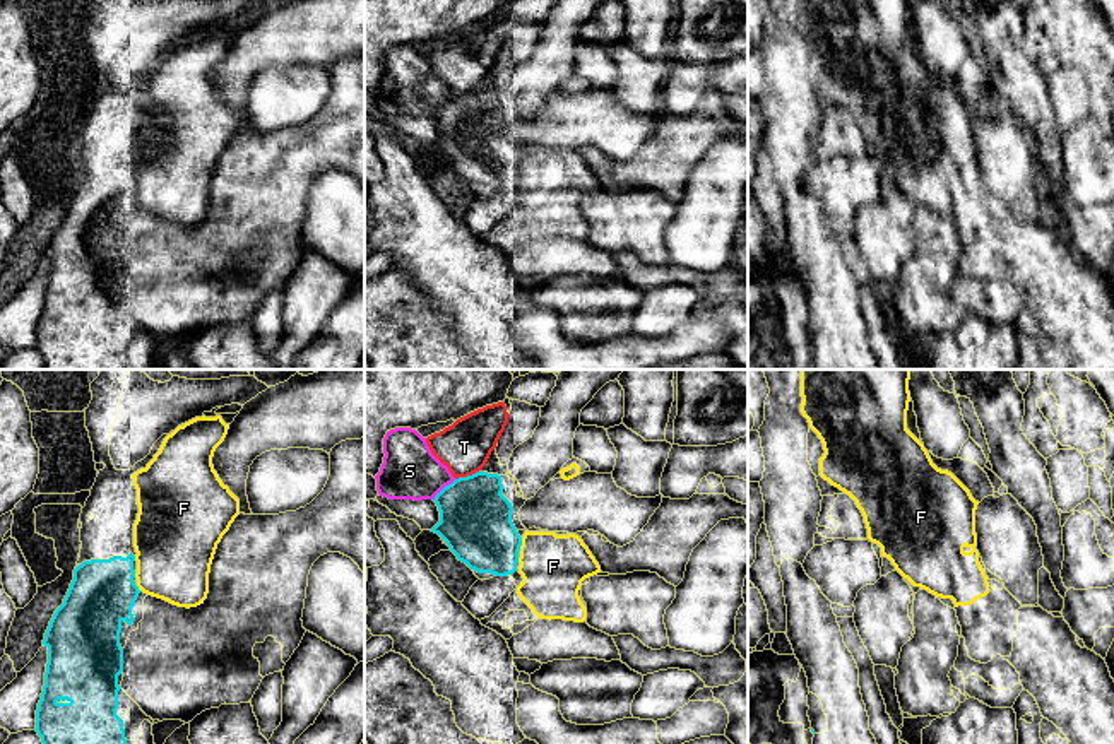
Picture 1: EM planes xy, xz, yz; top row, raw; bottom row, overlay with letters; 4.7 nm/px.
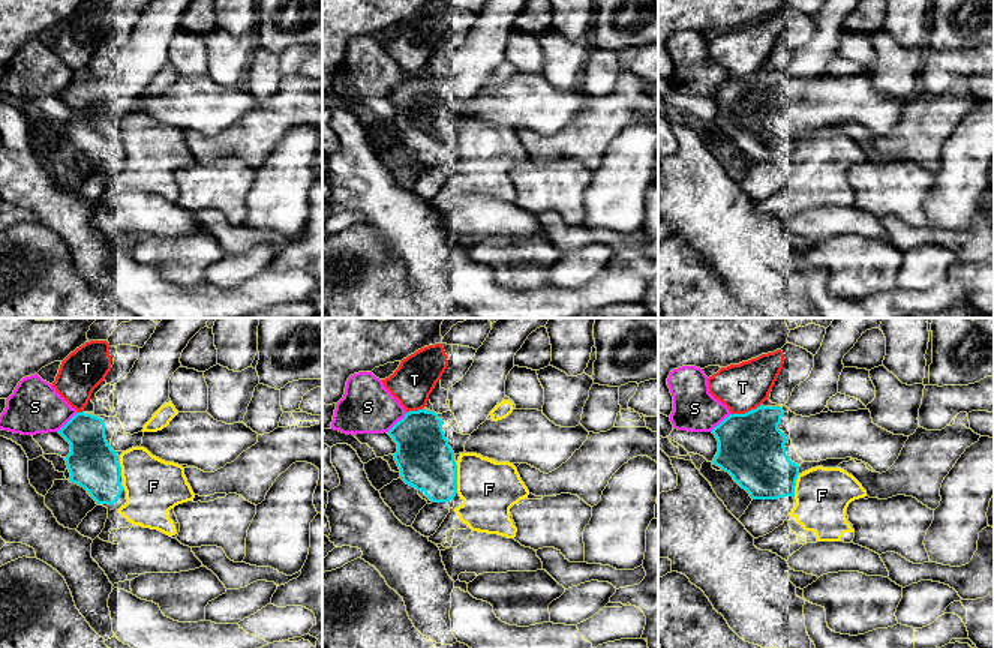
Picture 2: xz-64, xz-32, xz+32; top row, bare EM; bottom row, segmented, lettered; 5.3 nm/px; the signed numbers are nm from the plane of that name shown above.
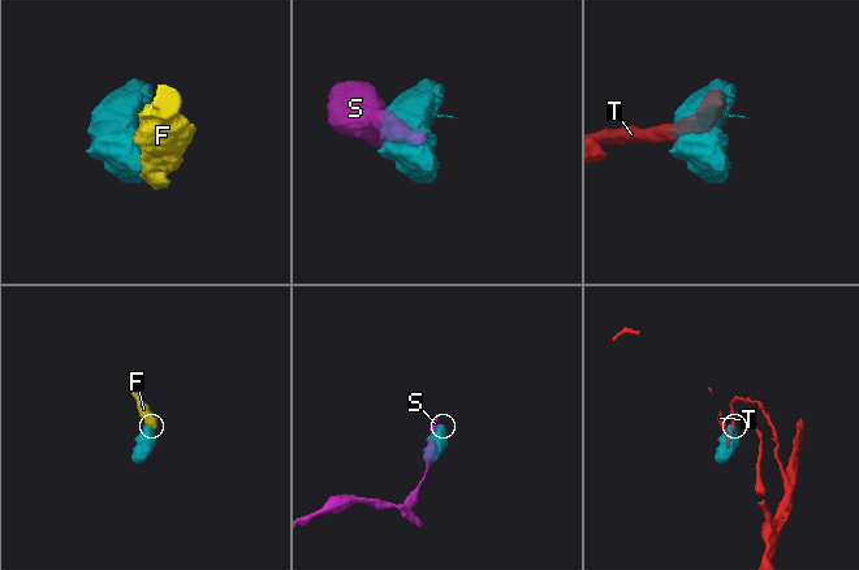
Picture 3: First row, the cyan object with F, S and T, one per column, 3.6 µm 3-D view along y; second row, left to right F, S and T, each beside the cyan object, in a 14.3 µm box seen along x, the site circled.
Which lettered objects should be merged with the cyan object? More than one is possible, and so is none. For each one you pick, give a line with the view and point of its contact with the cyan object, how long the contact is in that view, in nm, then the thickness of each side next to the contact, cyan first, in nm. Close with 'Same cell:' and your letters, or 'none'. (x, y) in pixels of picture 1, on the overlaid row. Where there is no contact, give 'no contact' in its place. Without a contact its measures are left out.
Same cell: none

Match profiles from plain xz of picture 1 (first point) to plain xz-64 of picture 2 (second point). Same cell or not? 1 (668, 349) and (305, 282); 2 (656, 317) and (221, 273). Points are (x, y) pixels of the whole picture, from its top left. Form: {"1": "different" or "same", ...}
{"1": "same", "2": "same"}

